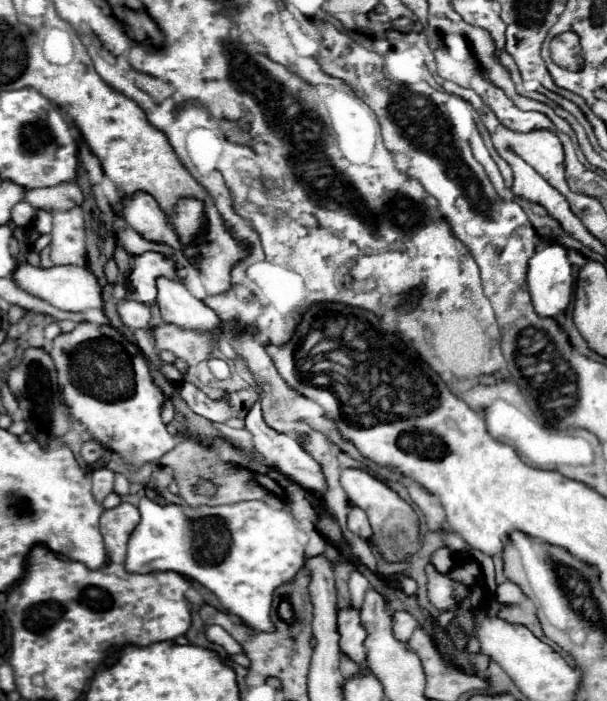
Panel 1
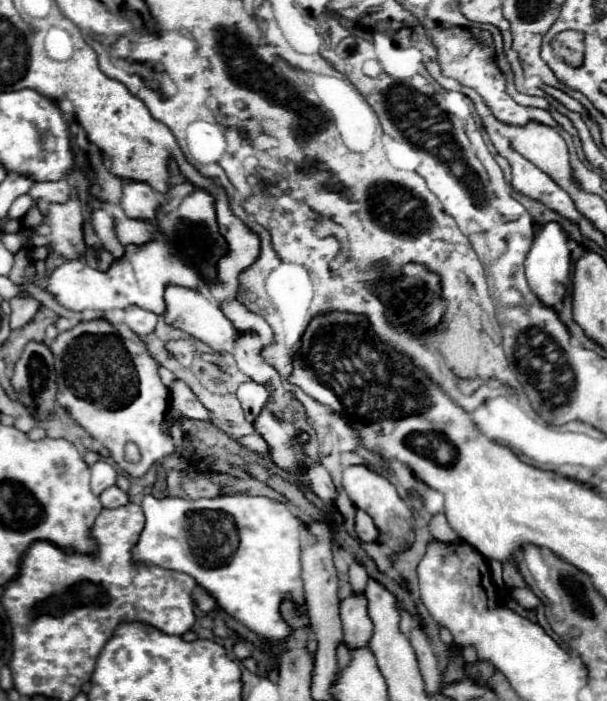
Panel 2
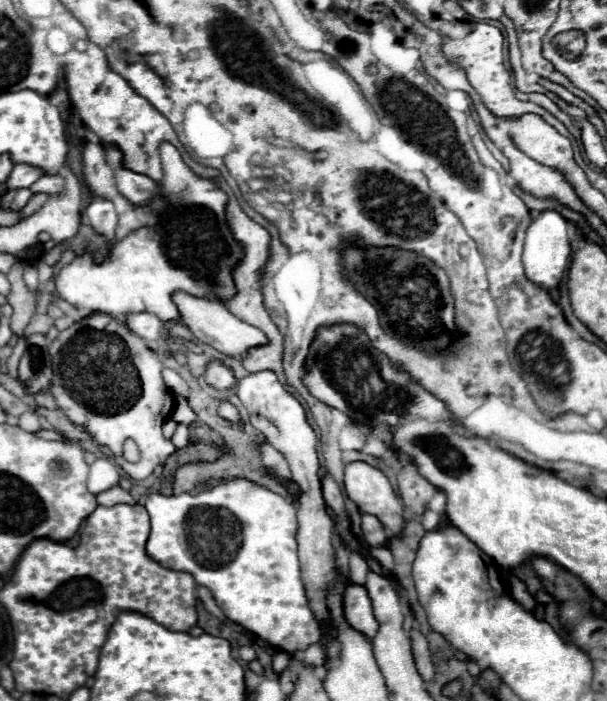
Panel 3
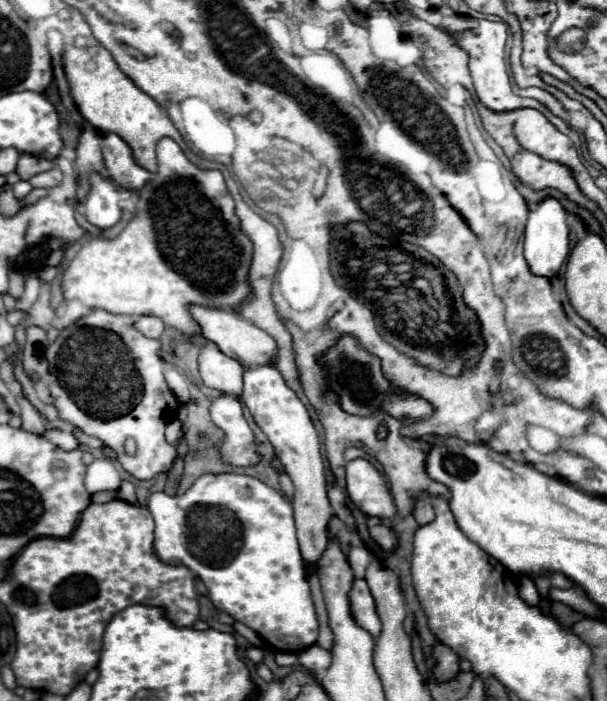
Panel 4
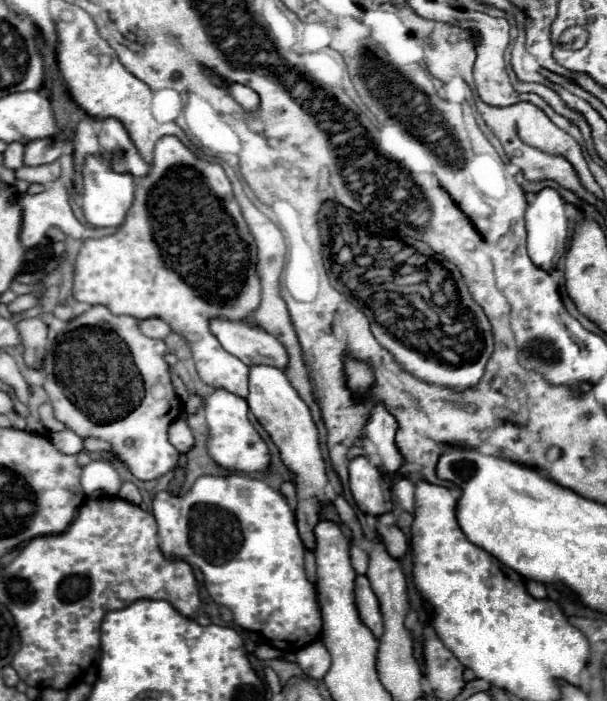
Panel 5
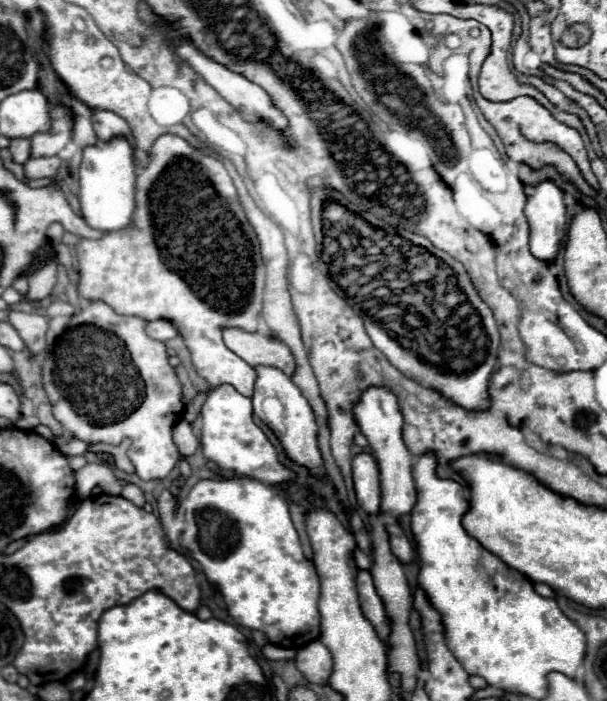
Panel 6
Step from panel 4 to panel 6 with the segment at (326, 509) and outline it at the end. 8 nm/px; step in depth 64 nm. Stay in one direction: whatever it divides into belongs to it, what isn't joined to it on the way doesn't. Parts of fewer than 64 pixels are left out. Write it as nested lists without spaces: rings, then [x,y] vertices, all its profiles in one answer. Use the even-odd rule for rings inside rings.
[[[256,366],[256,372],[258,372],[258,378],[256,378],[254,396],[252,396],[252,400],[254,400],[254,414],[260,420],[266,420],[264,418],[264,408],[262,408],[264,400],[266,398],[278,398],[284,404],[286,418],[284,418],[284,426],[272,426],[274,434],[282,442],[288,458],[292,458],[294,462],[310,468],[314,474],[322,476],[324,474],[324,466],[322,466],[322,456],[320,456],[318,442],[316,442],[316,420],[314,420],[314,414],[312,414],[312,408],[310,408],[308,400],[302,396],[298,386],[282,370],[278,370],[274,366]]]

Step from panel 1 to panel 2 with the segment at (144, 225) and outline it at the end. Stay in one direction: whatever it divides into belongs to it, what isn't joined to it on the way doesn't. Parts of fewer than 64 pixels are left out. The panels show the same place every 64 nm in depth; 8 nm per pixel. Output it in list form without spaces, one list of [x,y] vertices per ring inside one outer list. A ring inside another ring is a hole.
[[[122,180],[122,206],[130,218],[148,220],[154,224],[162,200],[164,196],[160,192],[154,192],[150,184],[136,180]]]

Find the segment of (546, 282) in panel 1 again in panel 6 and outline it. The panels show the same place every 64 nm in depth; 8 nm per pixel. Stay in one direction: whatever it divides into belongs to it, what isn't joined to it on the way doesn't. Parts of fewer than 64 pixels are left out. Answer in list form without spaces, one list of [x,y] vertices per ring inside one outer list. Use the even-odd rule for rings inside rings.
[[[544,180],[534,186],[534,194],[528,198],[524,214],[530,222],[530,250],[536,258],[552,262],[558,254],[560,242],[566,236],[566,208],[562,190]]]

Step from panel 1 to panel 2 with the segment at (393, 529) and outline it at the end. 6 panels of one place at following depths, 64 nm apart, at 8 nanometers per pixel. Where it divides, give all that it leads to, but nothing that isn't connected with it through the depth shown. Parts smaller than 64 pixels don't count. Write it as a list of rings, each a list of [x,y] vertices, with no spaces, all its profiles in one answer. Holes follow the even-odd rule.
[[[356,464],[356,466],[348,466],[344,470],[342,488],[346,490],[348,498],[356,504],[356,508],[368,512],[374,518],[374,522],[380,530],[380,542],[390,546],[394,552],[402,552],[404,548],[408,548],[414,542],[414,528],[410,524],[412,512],[408,510],[406,502],[398,496],[396,488],[388,482],[388,478],[384,478],[378,472],[372,472],[364,464]]]

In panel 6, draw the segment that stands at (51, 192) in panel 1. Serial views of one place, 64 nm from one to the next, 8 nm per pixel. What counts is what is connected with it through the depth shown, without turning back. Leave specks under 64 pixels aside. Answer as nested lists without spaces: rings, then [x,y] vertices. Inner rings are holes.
[[[32,156],[24,164],[28,178],[56,178],[58,168],[60,168],[58,156],[38,156],[38,158]]]

